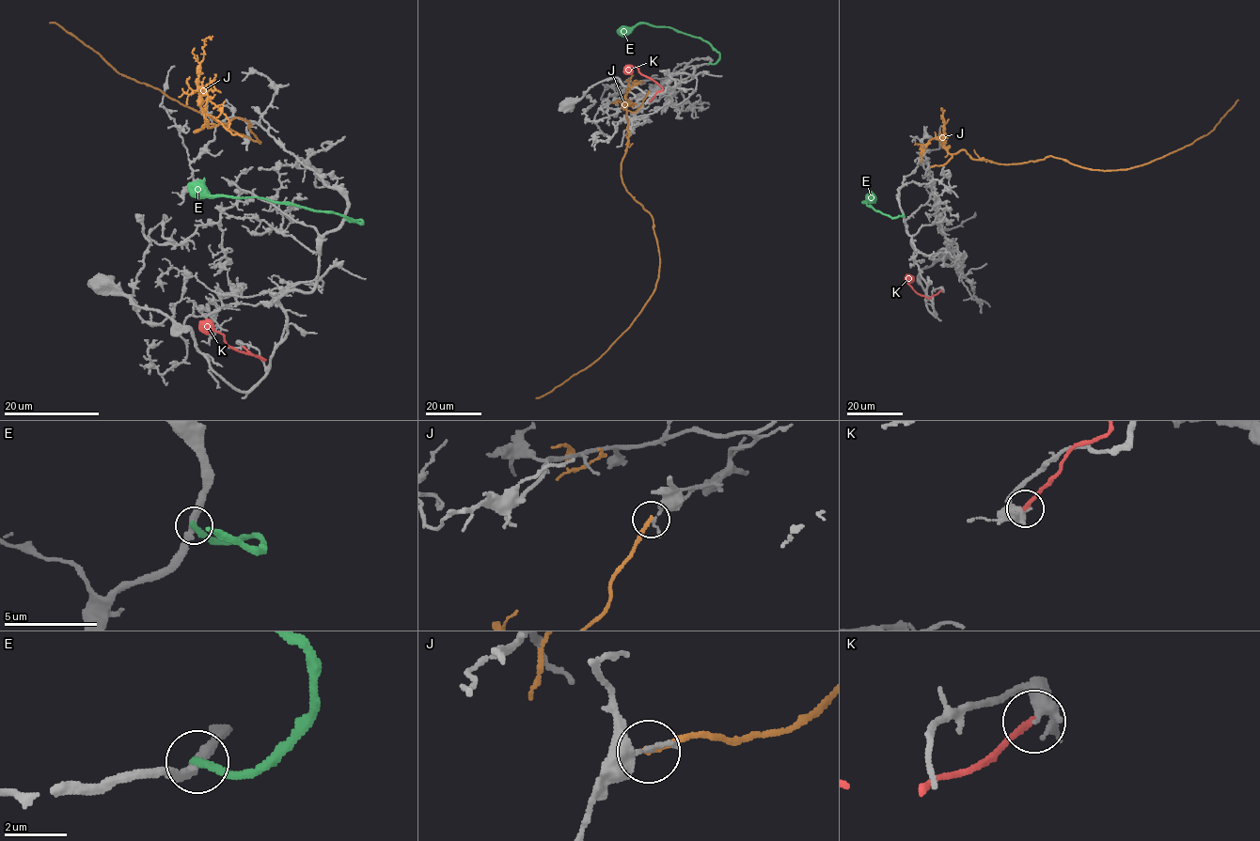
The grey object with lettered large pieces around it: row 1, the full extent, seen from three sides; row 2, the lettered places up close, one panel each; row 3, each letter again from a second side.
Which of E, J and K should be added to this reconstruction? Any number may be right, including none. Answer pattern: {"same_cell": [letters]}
{"same_cell": []}

